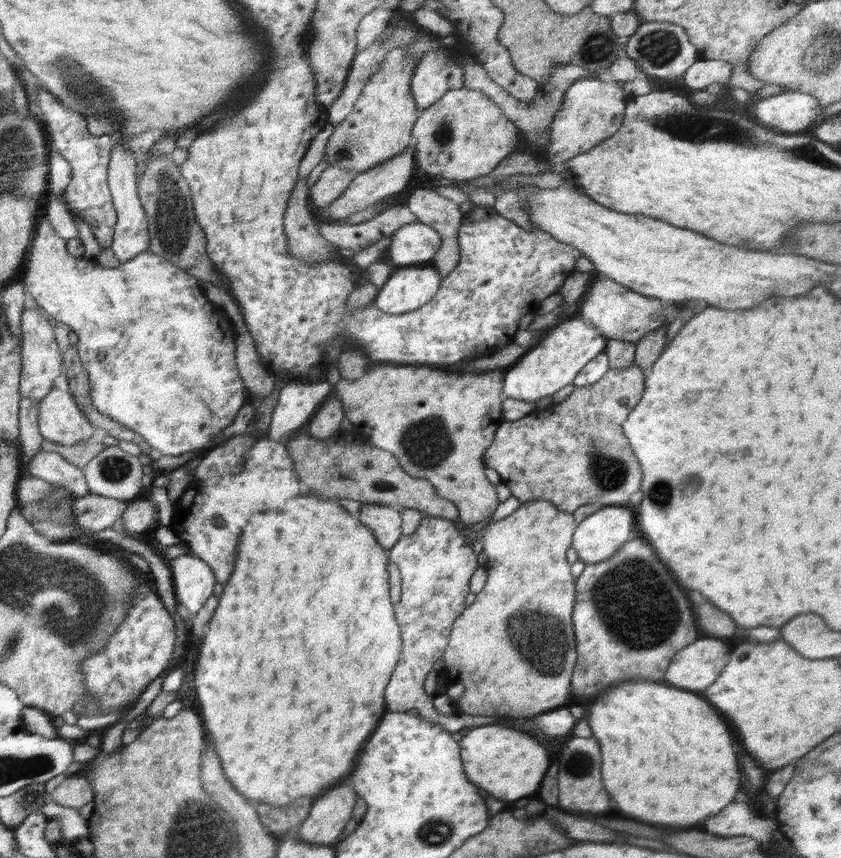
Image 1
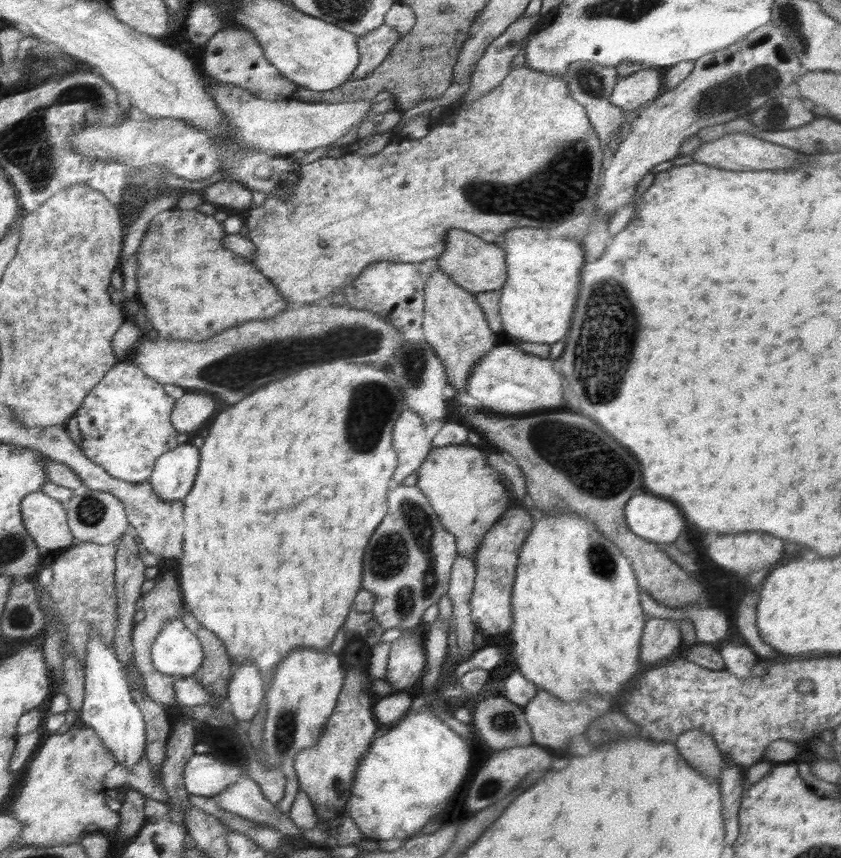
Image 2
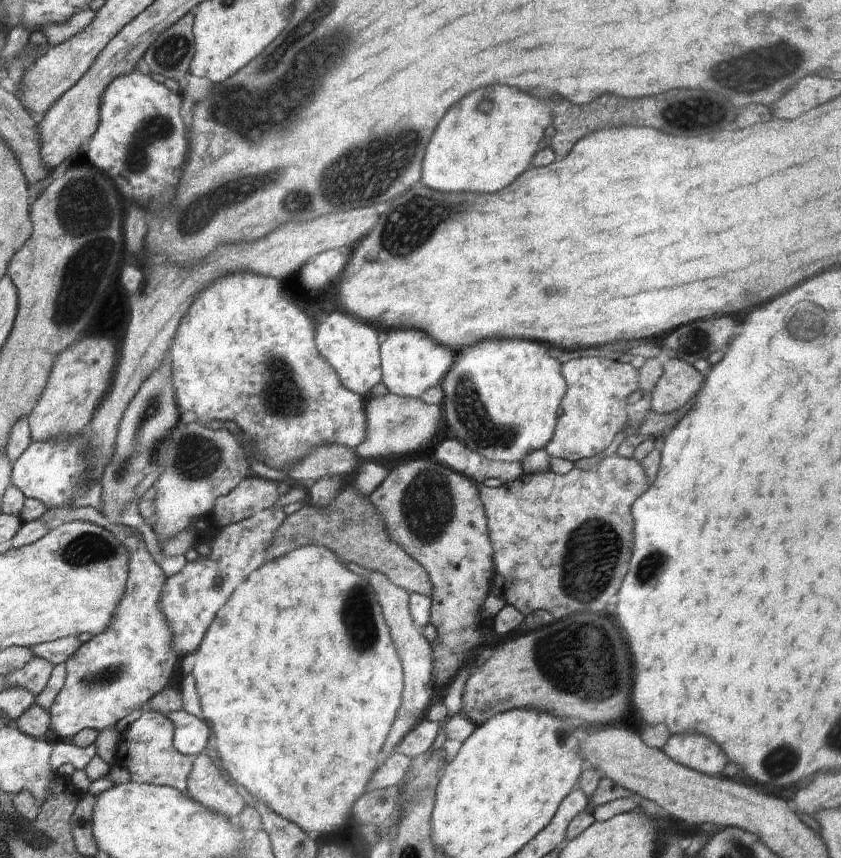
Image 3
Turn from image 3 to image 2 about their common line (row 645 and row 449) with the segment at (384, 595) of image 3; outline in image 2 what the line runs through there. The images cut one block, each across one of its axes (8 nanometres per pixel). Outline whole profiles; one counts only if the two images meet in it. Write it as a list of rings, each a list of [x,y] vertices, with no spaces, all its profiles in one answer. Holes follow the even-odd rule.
[[[404,409],[393,426],[392,444],[396,450],[398,466],[391,476],[388,487],[397,488],[416,472],[432,450],[435,430],[424,424],[418,412]]]

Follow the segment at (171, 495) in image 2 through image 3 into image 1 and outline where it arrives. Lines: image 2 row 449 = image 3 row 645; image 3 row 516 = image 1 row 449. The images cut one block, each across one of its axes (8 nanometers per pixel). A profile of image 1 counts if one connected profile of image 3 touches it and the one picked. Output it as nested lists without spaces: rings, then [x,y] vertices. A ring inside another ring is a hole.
[[[270,437],[256,438],[245,452],[243,467],[237,473],[224,473],[211,479],[194,478],[174,507],[170,528],[196,557],[214,571],[217,582],[225,584],[234,568],[236,544],[240,528],[248,522],[252,512],[266,512],[282,508],[286,500],[300,496],[303,486],[293,467],[293,460],[285,445]]]

